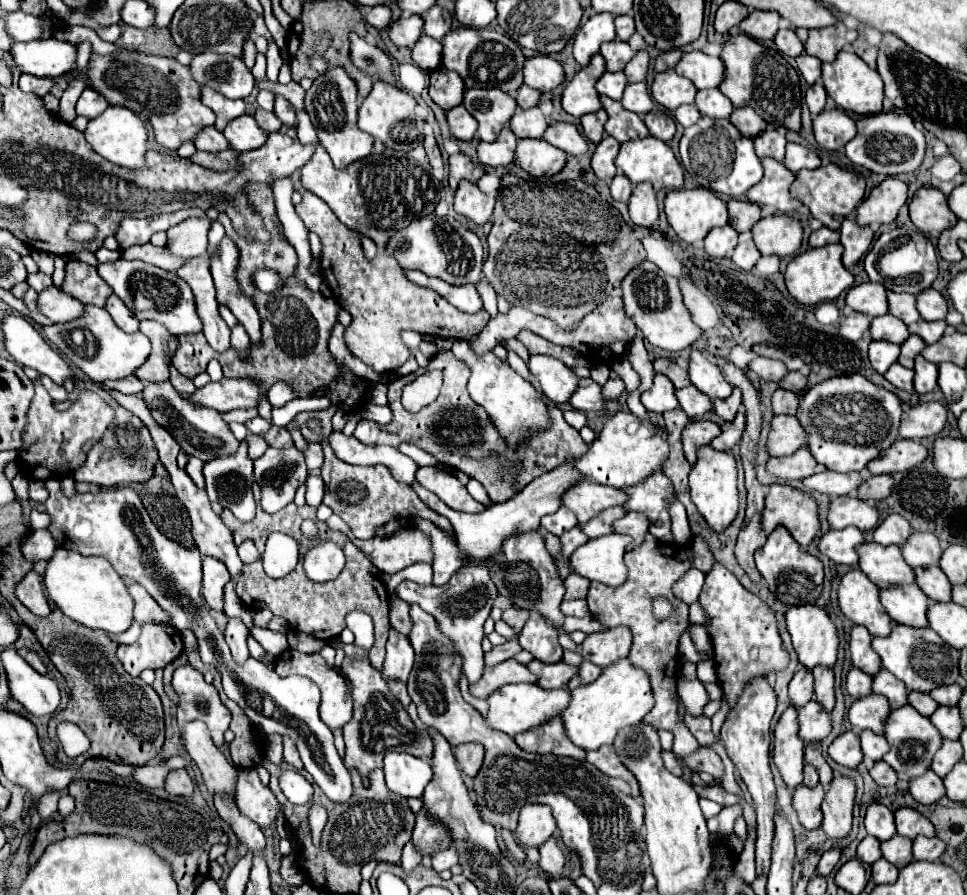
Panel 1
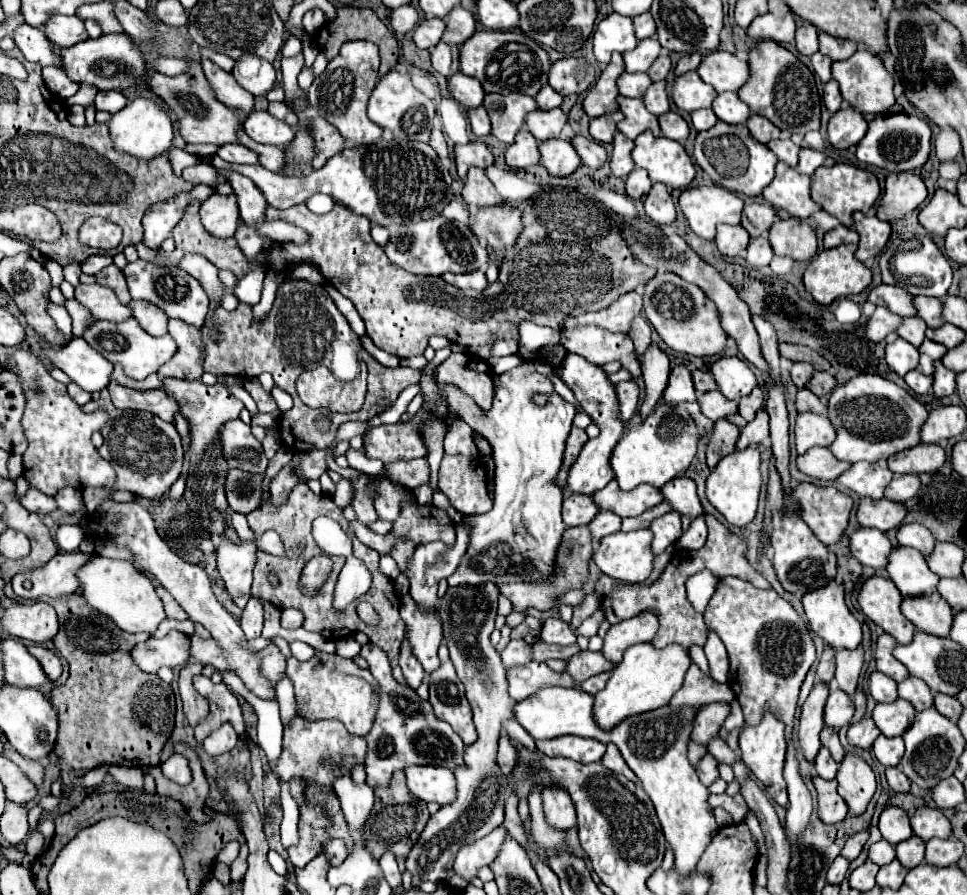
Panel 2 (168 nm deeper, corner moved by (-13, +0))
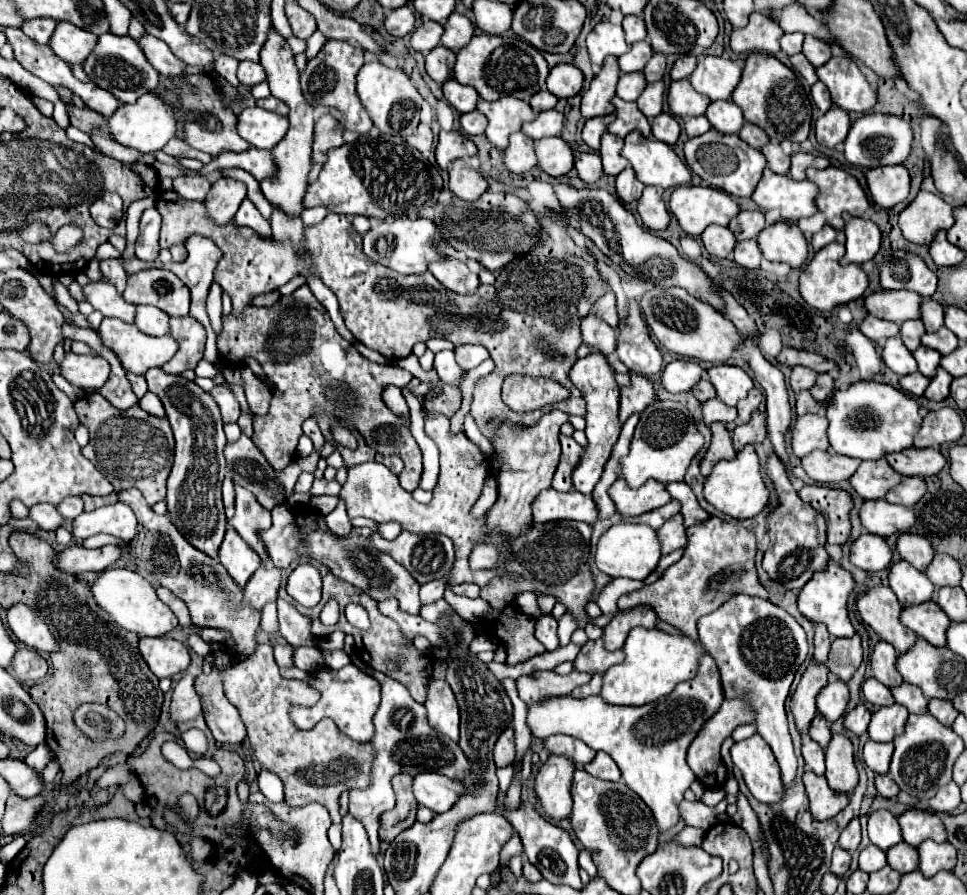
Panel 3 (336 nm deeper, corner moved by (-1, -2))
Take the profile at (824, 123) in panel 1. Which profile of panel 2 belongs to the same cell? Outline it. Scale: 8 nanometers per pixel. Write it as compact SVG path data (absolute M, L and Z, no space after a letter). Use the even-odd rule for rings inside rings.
M855 108L837 110L829 120L829 142L833 148L847 150L867 134L867 120Z

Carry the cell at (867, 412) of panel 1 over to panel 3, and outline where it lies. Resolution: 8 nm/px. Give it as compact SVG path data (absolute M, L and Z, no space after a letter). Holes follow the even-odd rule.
M857 382L843 392L837 390L827 406L827 420L827 438L833 452L859 460L879 460L885 454L913 446L913 436L921 426L917 402L905 392L879 382Z

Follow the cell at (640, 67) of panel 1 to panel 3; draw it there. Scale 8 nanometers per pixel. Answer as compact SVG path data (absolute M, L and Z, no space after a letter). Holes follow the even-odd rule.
M661 52L653 54L651 60L647 62L645 70L643 70L647 82L657 82L657 80L661 80L663 74L665 74L665 66L667 66L667 56L661 54Z

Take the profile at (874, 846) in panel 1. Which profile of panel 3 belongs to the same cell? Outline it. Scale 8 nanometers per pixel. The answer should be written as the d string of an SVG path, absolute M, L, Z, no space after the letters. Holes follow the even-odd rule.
M869 844L867 848L861 850L861 854L859 854L859 868L861 870L871 874L871 872L877 872L877 870L881 870L885 866L887 866L887 856L885 856L885 852L881 848Z

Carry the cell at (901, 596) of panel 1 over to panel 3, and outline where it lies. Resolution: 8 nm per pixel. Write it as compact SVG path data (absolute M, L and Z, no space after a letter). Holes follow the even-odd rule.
M923 602L921 606L907 606L901 612L901 622L913 630L919 638L925 638L933 646L945 646L945 632L951 624L949 616L933 602Z

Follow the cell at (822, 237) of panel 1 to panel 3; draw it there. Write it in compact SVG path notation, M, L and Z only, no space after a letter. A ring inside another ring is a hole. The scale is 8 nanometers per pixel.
M825 224L817 234L813 234L811 246L813 246L815 250L821 250L823 246L827 246L827 244L831 244L831 242L835 242L835 240L837 240L837 230L831 228L829 224Z

